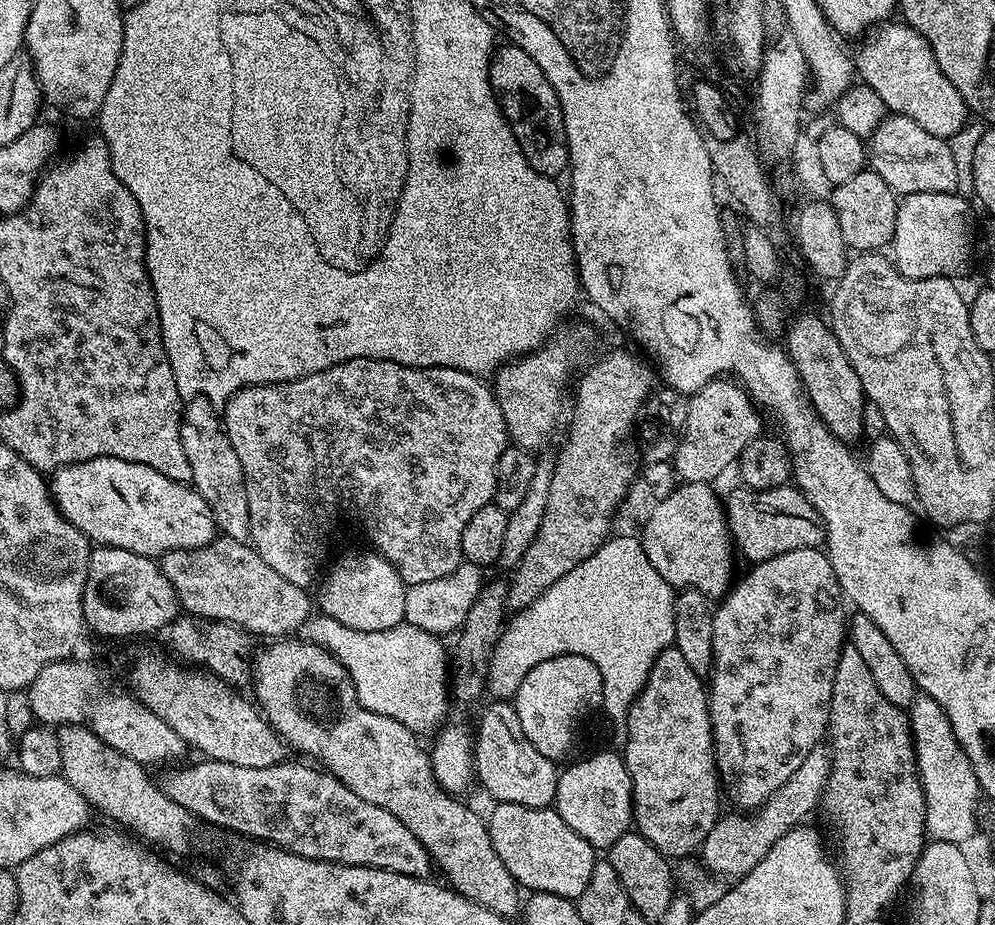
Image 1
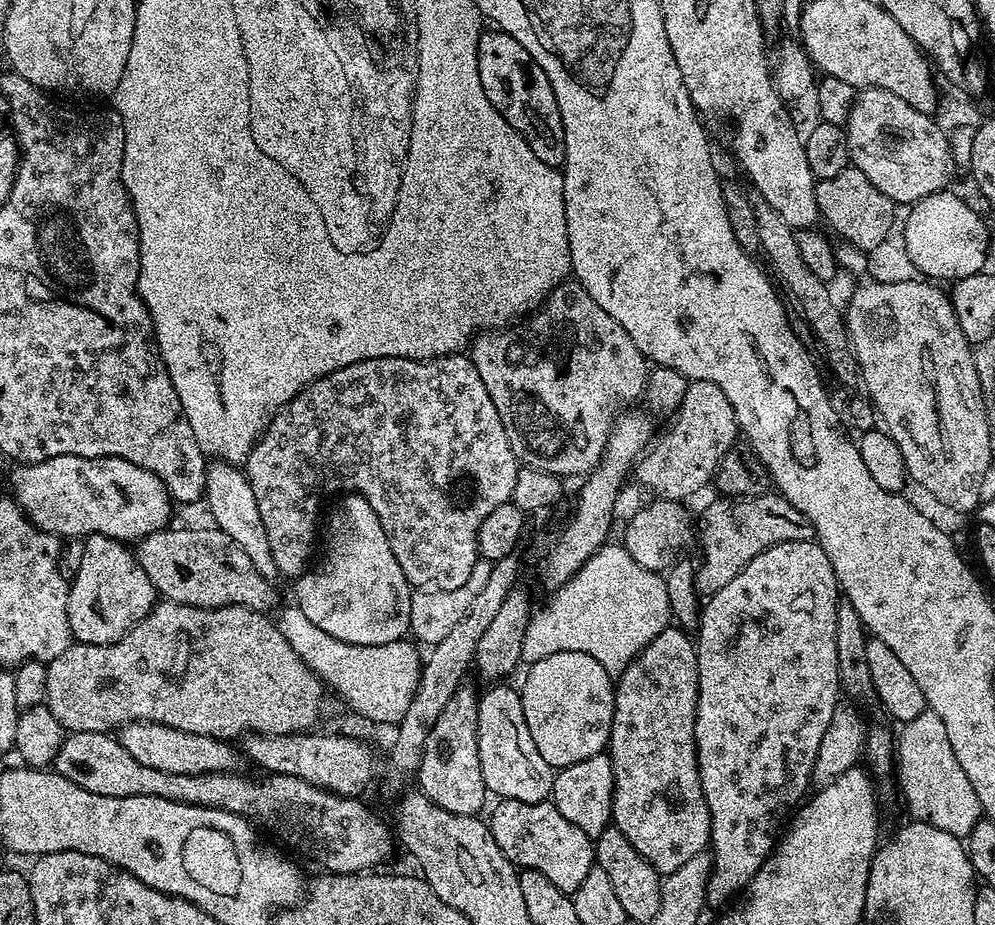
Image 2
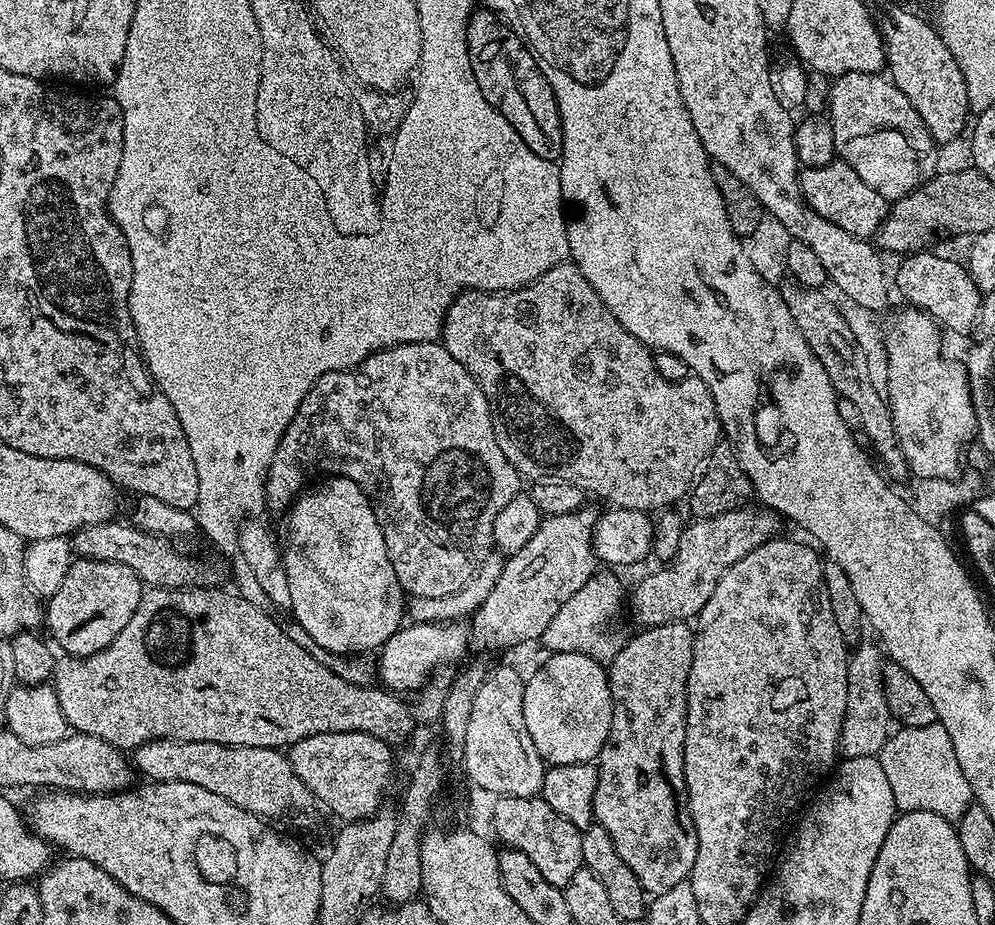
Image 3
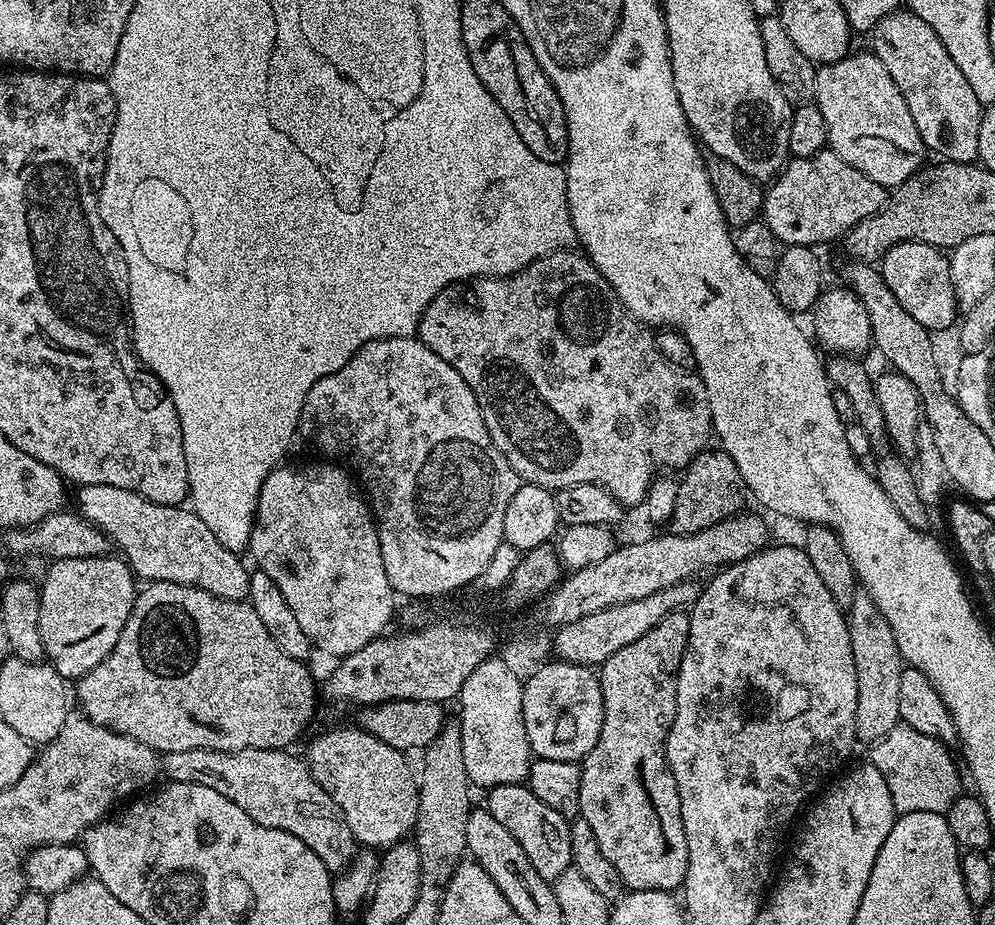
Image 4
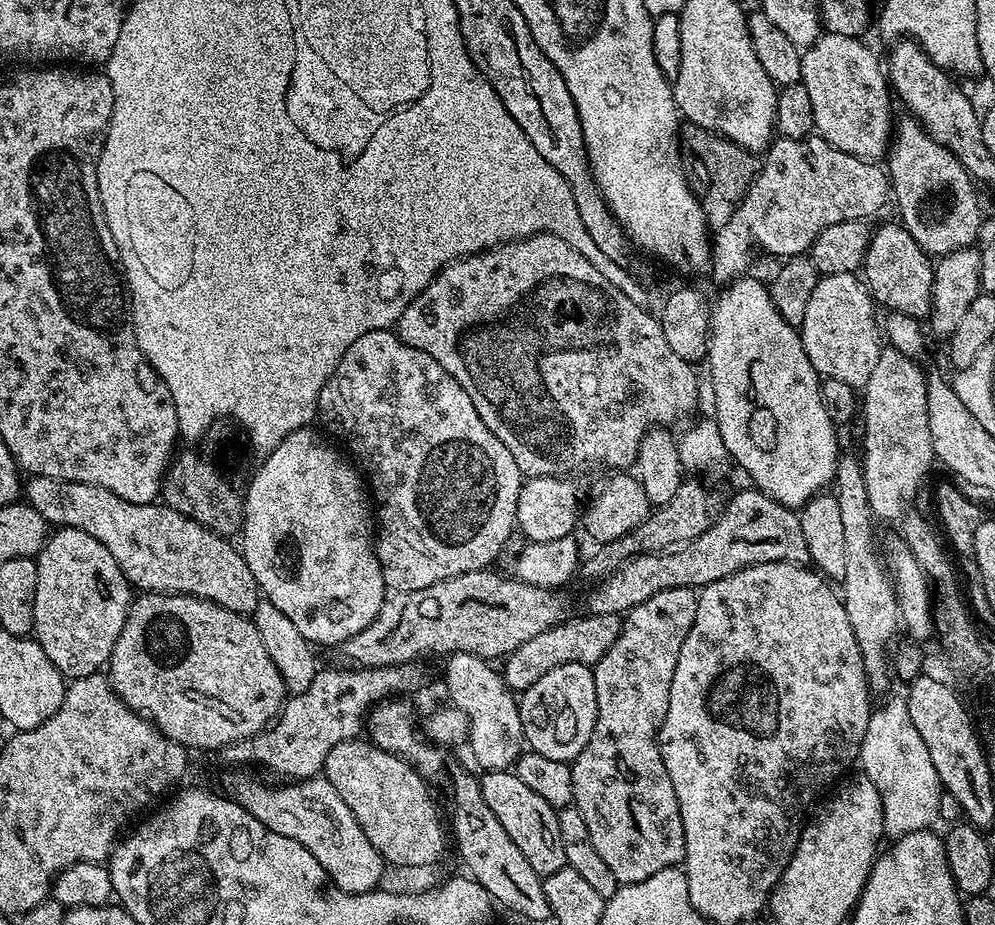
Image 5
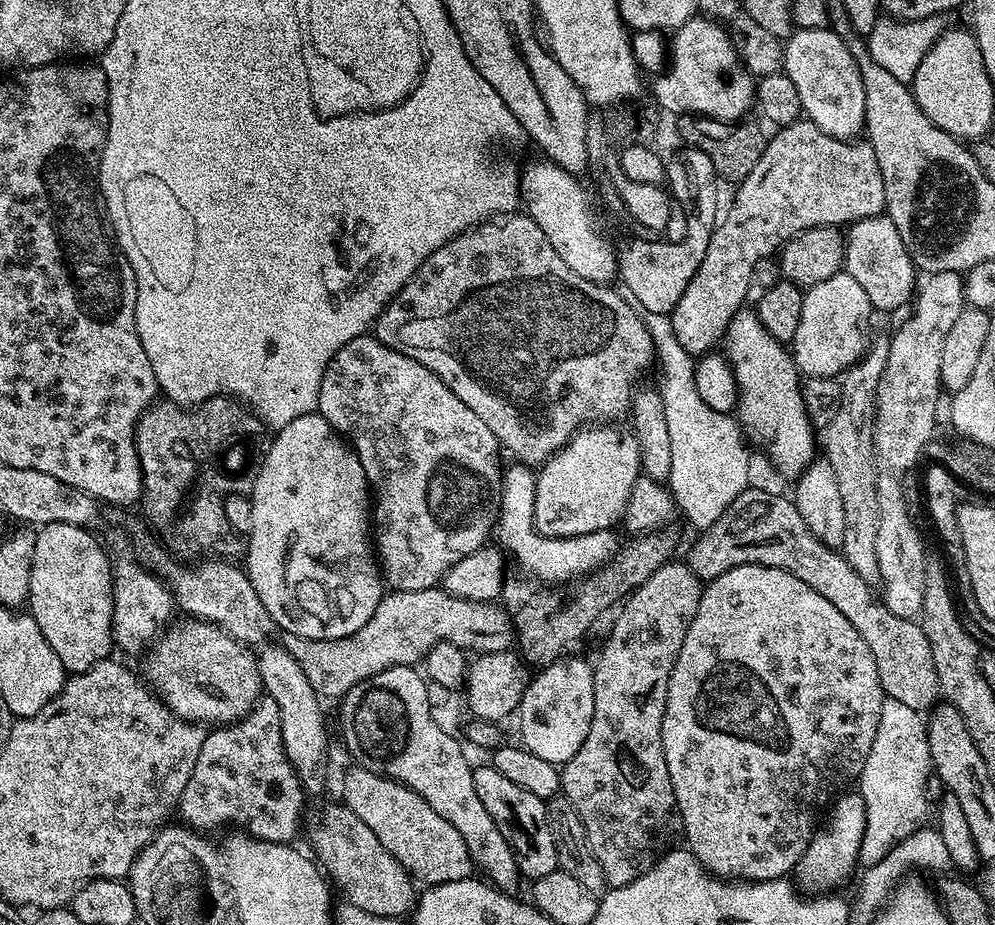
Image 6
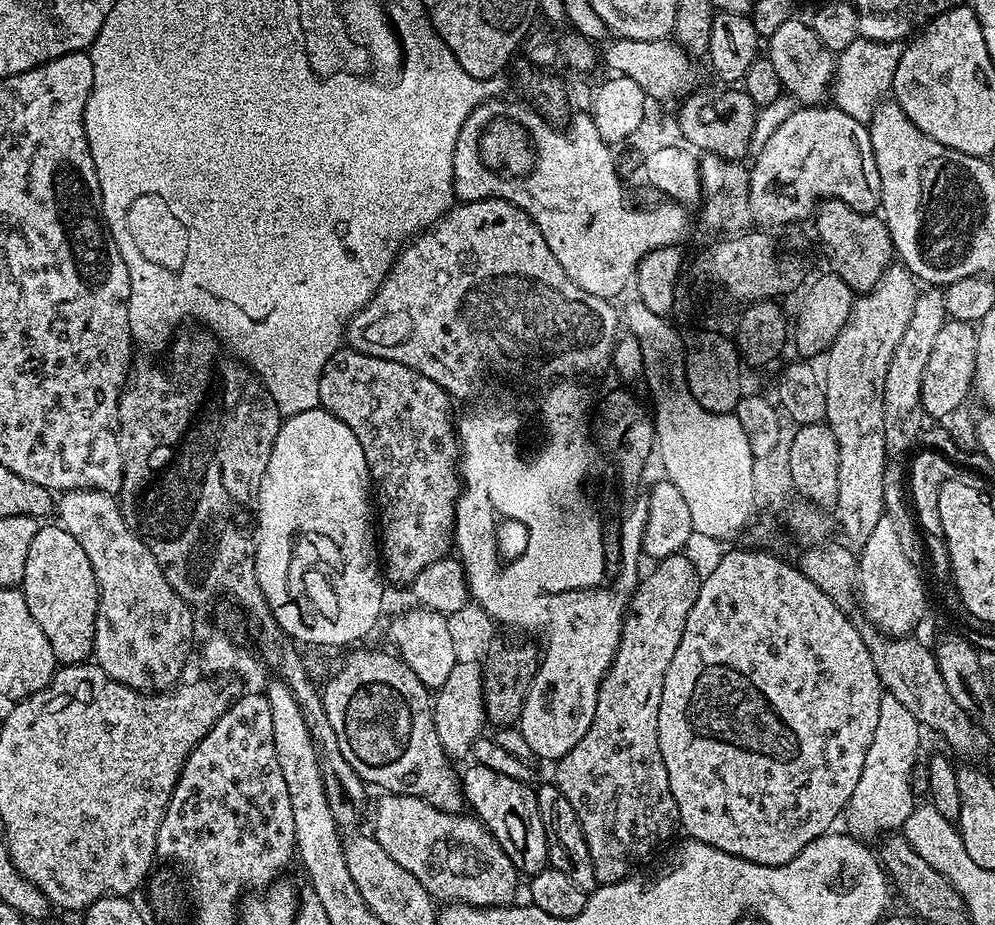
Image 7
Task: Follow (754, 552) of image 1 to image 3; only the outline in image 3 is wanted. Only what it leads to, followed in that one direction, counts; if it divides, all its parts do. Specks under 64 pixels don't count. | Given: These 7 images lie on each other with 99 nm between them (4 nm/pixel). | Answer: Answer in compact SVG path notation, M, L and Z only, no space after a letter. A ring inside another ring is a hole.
M745 506L735 508L726 514L717 516L706 516L693 519L693 524L689 523L684 529L681 541L678 543L678 552L674 555L671 563L667 566L657 567L657 572L652 572L649 576L644 576L636 584L636 589L630 592L630 612L636 615L636 620L644 628L653 628L663 624L679 624L681 622L695 621L699 616L702 606L710 602L710 594L714 594L714 586L722 578L722 574L734 562L746 558L750 550L758 550L768 540L777 535L776 527L782 524L781 517L777 513L763 507Z

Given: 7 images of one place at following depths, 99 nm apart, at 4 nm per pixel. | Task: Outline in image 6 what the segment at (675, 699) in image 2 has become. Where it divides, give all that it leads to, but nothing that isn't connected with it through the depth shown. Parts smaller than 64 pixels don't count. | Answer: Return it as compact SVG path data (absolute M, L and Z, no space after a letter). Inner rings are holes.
M669 562L658 570L654 570L654 574L650 574L650 578L646 578L646 582L642 582L642 586L638 586L623 601L622 607L619 609L621 612L617 614L616 621L613 622L612 629L608 632L608 641L605 642L600 657L594 660L592 669L592 677L594 678L594 718L590 722L586 742L582 742L582 746L578 746L578 754L574 754L574 758L570 758L562 765L560 774L562 794L566 798L570 798L574 810L578 810L578 818L582 818L582 826L586 826L590 850L594 850L594 858L598 858L598 866L602 866L609 888L626 886L639 878L642 873L649 872L656 861L677 843L677 841L675 842L676 836L678 840L682 832L680 813L676 810L674 786L670 786L670 770L666 770L666 754L662 750L662 718L666 706L668 679L674 670L674 662L682 650L682 642L686 642L686 630L690 630L690 622L694 622L694 614L698 614L702 581L699 576L695 576L687 563L676 563Z

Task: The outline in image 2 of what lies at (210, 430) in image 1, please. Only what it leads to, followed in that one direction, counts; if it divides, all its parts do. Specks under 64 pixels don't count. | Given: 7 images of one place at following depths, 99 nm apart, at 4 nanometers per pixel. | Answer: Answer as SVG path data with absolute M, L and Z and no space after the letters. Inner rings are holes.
M212 462L208 465L208 477L204 487L204 500L208 512L212 515L211 523L220 528L246 553L250 562L267 580L275 581L278 573L274 566L274 554L270 554L270 538L266 538L266 526L262 526L262 514L258 514L258 502L250 486L247 475L237 465Z

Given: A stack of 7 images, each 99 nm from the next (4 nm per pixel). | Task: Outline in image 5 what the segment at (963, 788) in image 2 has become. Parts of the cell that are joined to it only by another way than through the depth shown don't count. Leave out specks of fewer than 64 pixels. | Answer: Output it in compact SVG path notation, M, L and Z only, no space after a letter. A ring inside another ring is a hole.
M903 695L888 700L873 711L870 722L866 726L866 734L862 738L860 759L858 761L863 775L867 776L874 786L878 786L878 794L882 798L882 814L884 815L884 831L889 837L899 838L917 832L923 828L931 829L932 823L940 820L939 798L942 785L938 778L938 770L934 770L934 762L930 762L930 750L926 750L926 742L922 742L922 734L918 734L918 726L910 722L910 710L907 699Z

